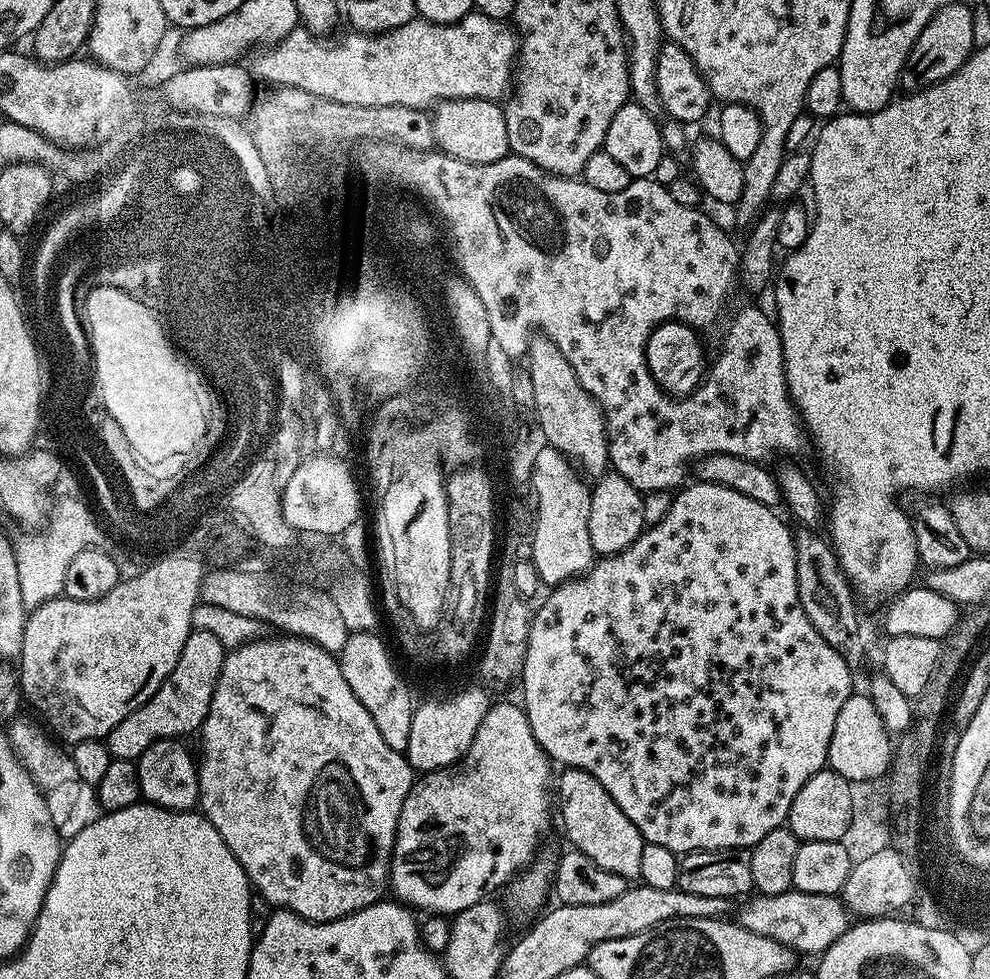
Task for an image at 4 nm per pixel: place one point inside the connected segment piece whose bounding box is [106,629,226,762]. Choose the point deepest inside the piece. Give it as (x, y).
(180, 706)

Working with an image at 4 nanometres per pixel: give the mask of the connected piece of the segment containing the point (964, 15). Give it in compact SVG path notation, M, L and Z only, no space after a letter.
M945 2L930 18L930 22L924 24L922 34L918 34L914 46L908 50L908 61L900 69L899 87L904 88L905 93L929 88L931 84L937 84L940 80L952 76L965 64L974 51L972 14L971 7Z

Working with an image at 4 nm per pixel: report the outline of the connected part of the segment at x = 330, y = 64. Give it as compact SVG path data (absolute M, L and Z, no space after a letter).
M475 10L463 16L456 24L432 24L423 18L414 18L402 26L398 26L393 32L381 32L379 34L351 34L345 38L341 44L336 44L333 48L327 48L323 39L313 36L303 26L298 26L286 38L282 38L277 44L271 45L267 49L265 56L260 56L256 60L254 72L257 77L269 80L272 86L298 87L309 91L310 94L321 95L322 98L333 100L338 103L348 103L350 106L410 106L420 109L427 109L433 102L442 100L494 100L499 101L500 95L507 93L510 88L510 81L514 76L514 61L518 56L518 40L513 29L507 23L499 20L492 20L489 16L482 15Z

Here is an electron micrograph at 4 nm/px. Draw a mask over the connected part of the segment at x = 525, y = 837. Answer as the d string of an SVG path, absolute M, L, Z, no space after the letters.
M493 703L482 718L482 726L478 726L478 734L474 734L474 742L470 746L470 750L460 759L460 763L453 764L451 768L440 768L437 772L421 775L408 792L408 797L398 818L396 844L392 848L390 888L391 891L396 891L395 899L412 910L421 908L424 912L455 914L479 904L481 900L485 899L486 893L494 891L495 888L503 889L513 879L514 874L519 873L533 859L532 851L536 848L536 839L539 838L540 831L548 824L548 788L544 785L548 780L548 767L550 767L550 761L540 748L540 743L534 738L523 707L519 703Z

